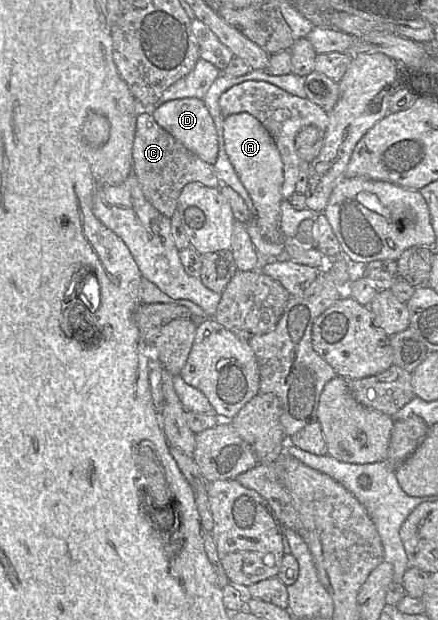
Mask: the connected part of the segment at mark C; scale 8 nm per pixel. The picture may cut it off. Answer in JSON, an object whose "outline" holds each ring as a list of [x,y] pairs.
{"outline":[[[140,110],[136,117],[132,173],[139,181],[146,199],[161,214],[171,218],[176,212],[178,197],[188,183],[195,182],[210,188],[219,188],[223,184],[214,165],[199,159],[162,129],[153,119],[151,111]]]}

